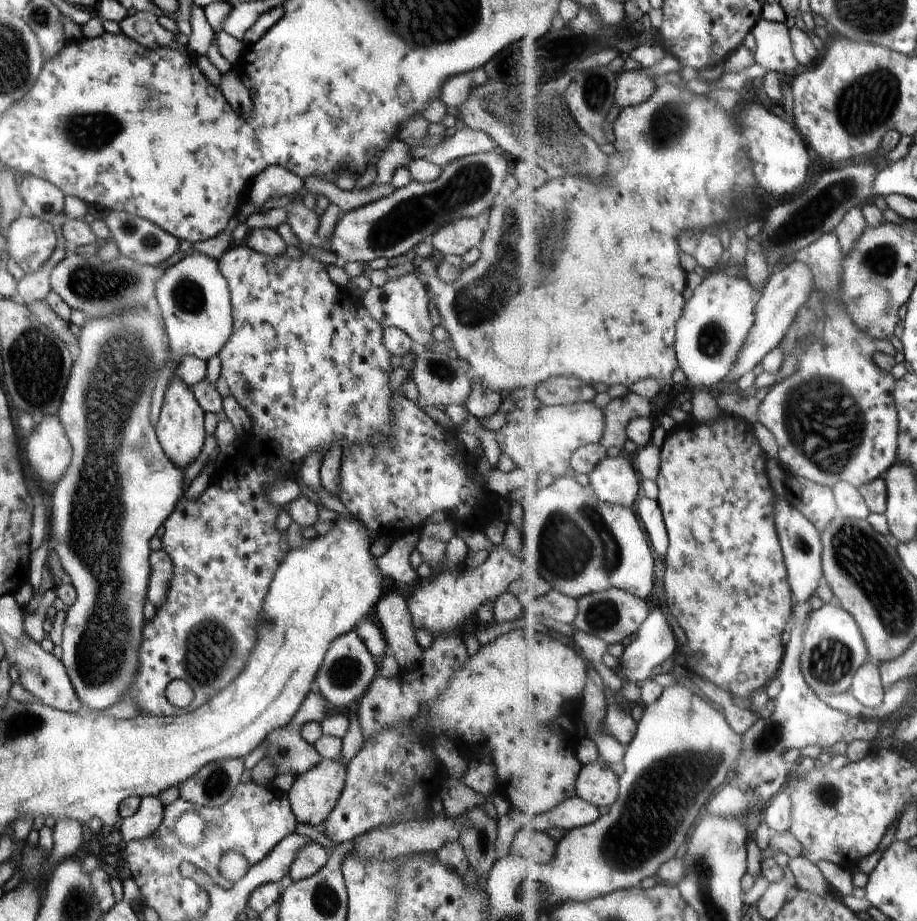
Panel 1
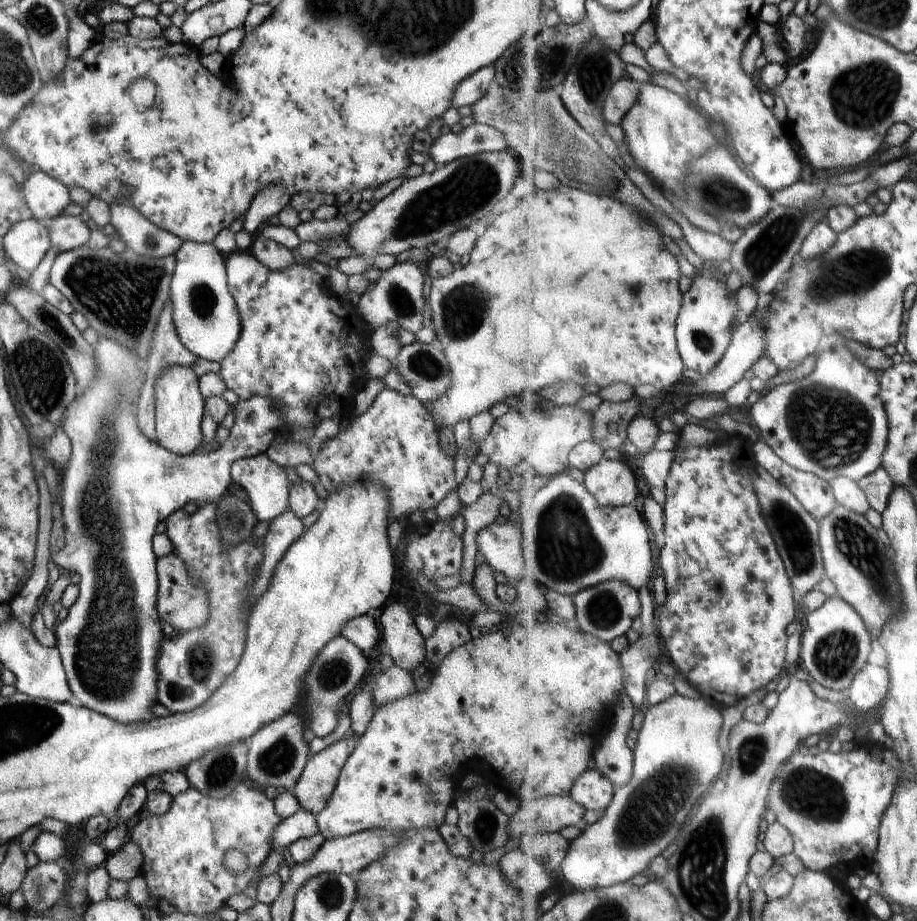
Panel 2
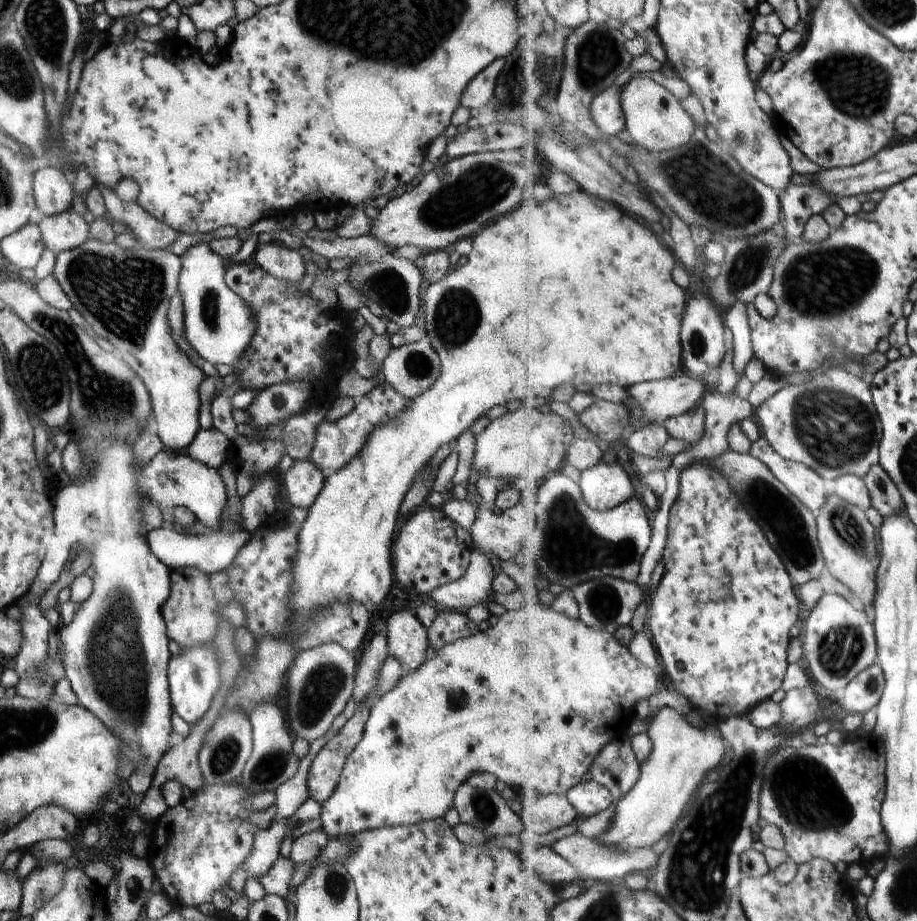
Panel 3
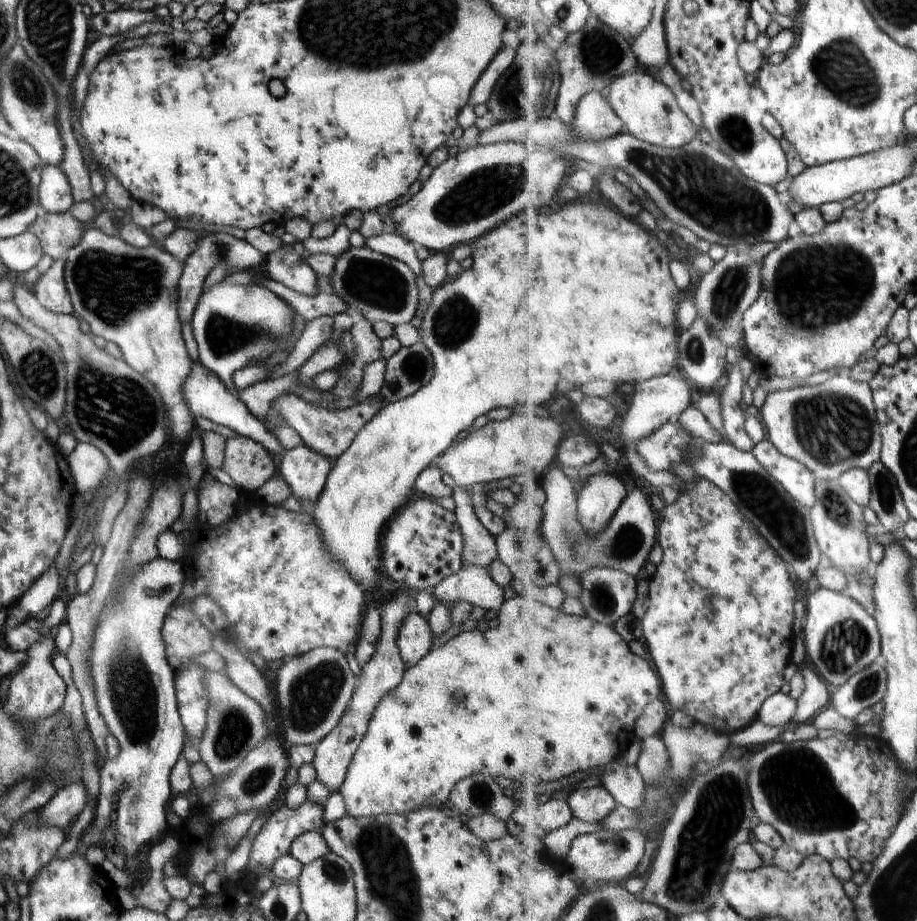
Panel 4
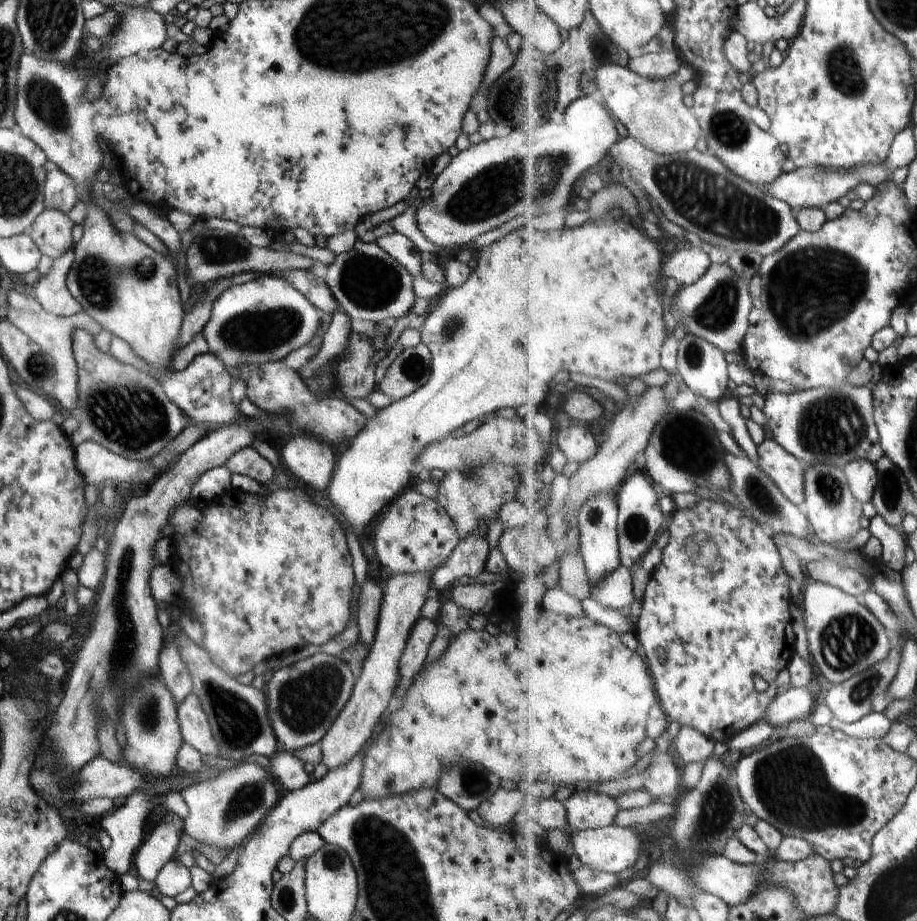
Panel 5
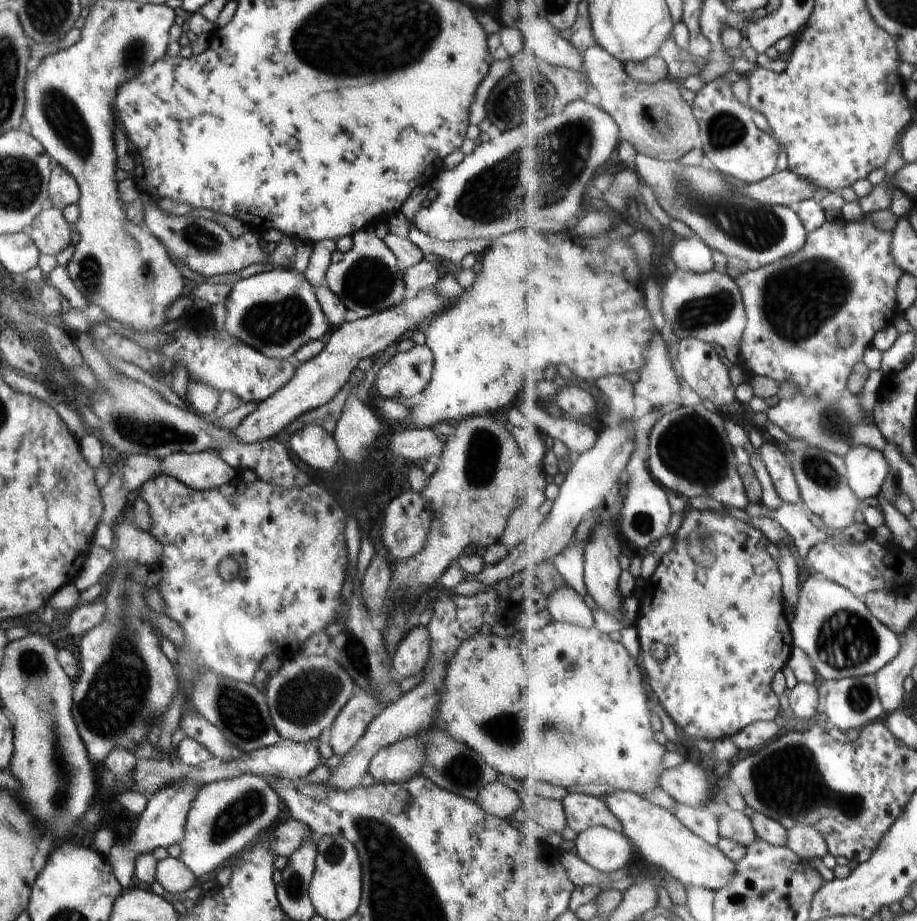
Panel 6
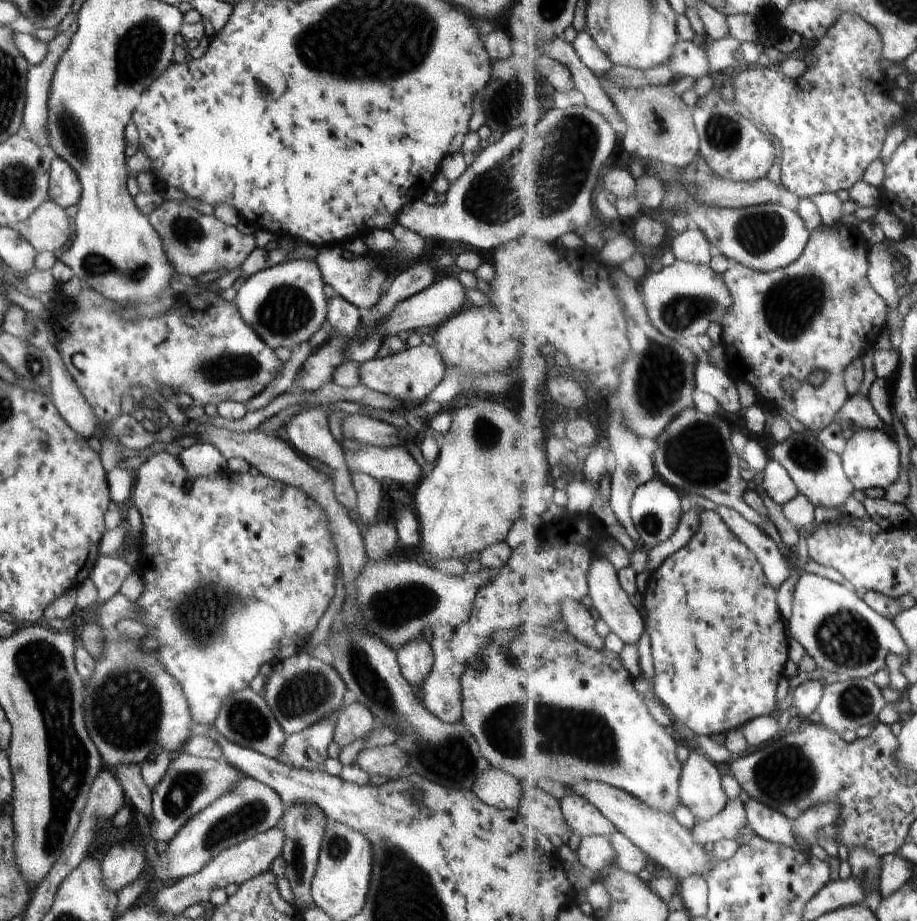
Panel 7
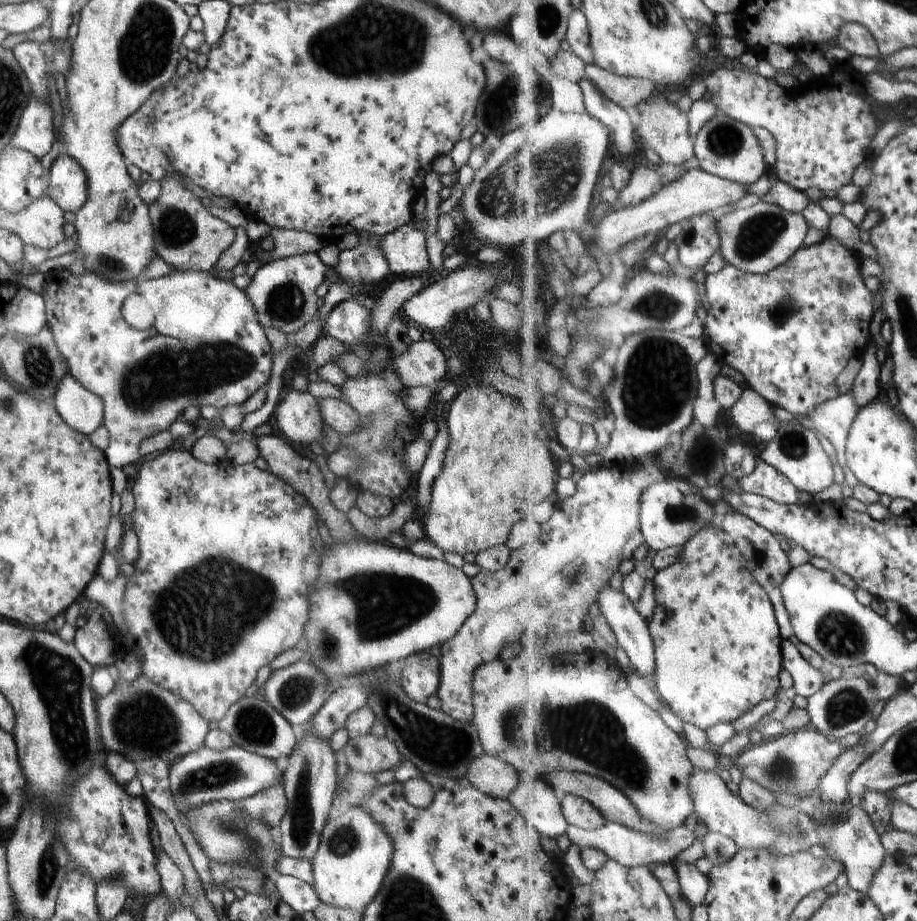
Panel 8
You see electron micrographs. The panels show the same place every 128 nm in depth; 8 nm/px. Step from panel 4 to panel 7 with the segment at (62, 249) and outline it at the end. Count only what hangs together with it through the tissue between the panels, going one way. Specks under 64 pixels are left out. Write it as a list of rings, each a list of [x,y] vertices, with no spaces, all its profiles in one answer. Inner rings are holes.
[[[48,198],[28,220],[17,222],[12,228],[24,240],[28,240],[37,253],[46,251],[54,254],[66,246],[73,231],[73,223],[61,206]]]

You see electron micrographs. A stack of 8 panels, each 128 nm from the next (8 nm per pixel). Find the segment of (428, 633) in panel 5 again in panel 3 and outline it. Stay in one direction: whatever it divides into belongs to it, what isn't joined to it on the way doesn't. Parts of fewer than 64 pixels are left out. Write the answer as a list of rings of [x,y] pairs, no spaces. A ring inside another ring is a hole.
[[[400,610],[387,619],[387,645],[402,668],[415,671],[425,660],[428,650],[427,628],[409,611]]]

